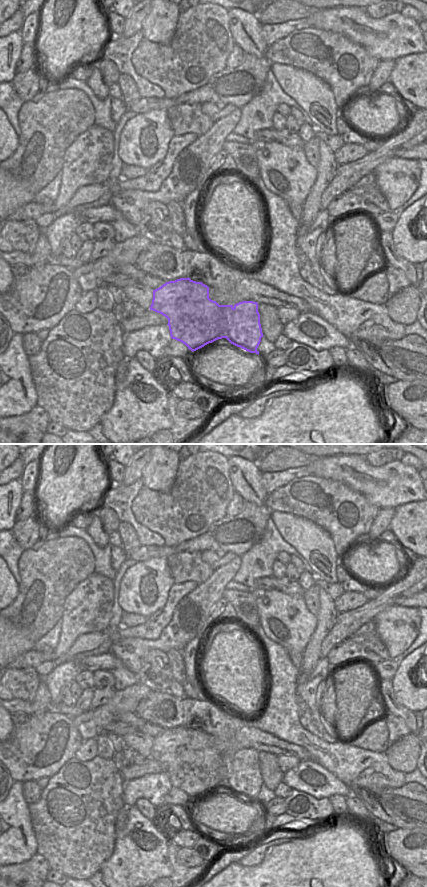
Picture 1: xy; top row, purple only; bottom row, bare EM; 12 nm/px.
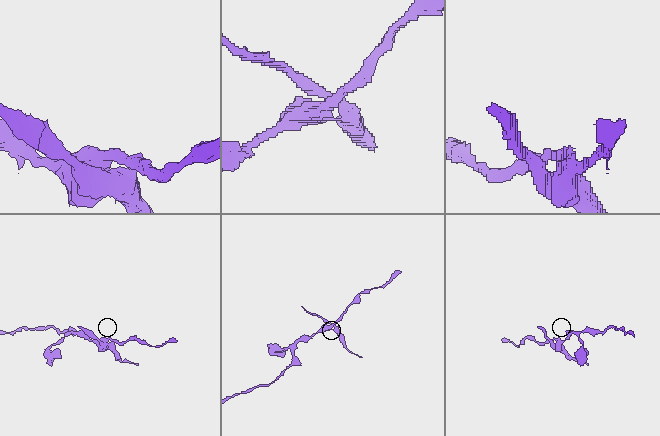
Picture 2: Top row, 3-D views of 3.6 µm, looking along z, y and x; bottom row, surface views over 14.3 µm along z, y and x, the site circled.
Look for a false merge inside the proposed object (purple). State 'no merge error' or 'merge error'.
merge error

